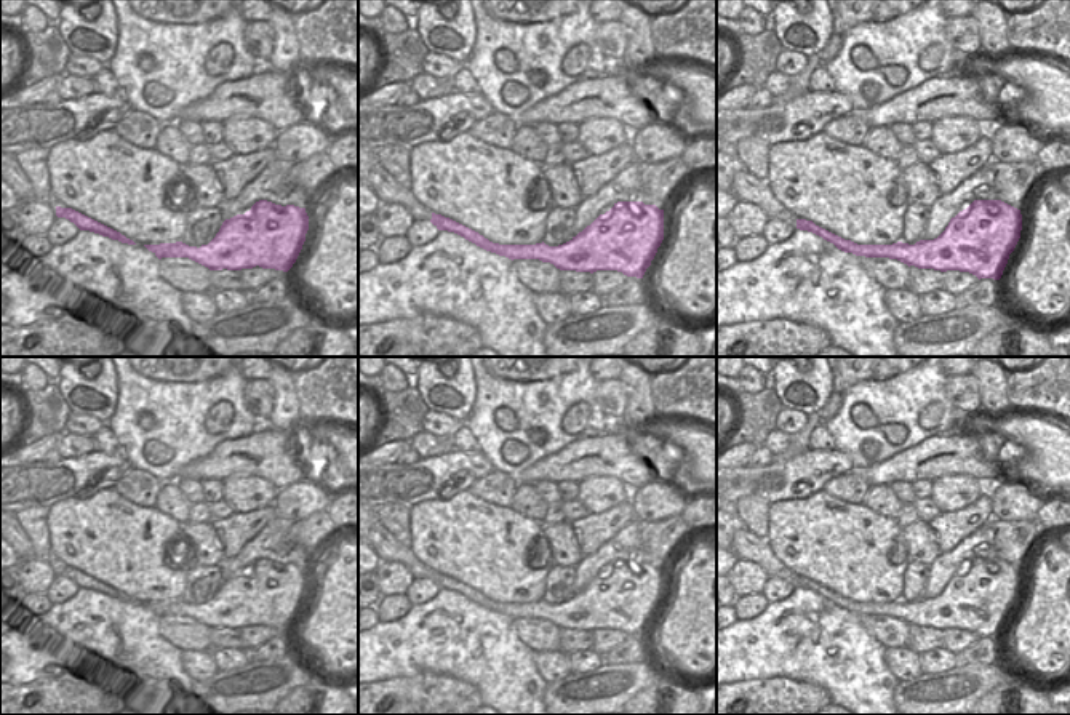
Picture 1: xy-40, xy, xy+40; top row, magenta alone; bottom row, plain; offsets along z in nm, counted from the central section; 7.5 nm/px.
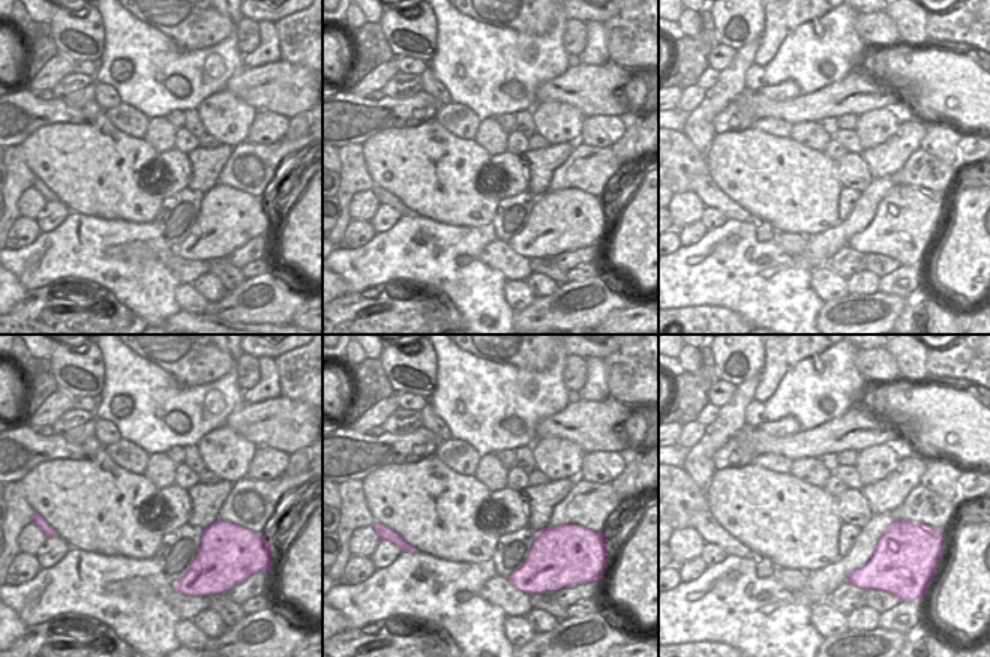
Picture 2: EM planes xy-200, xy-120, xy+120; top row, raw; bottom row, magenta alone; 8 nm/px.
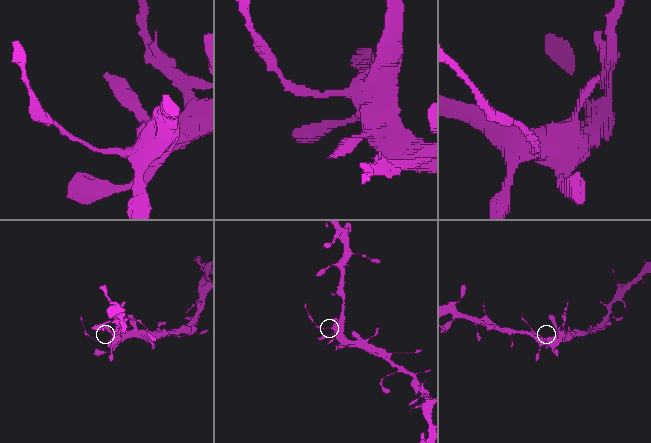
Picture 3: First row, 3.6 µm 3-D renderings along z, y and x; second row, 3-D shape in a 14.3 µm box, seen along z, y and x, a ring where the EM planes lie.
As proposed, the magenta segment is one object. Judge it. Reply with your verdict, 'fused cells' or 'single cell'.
fused cells

